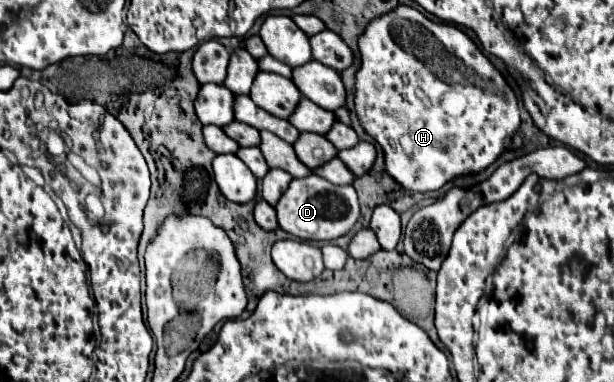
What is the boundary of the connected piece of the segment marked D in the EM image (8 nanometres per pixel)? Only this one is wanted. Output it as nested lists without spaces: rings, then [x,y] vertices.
[[[308,175],[304,179],[292,179],[290,187],[284,191],[276,203],[278,227],[290,235],[310,241],[332,241],[348,233],[360,217],[358,195],[352,185],[332,185],[318,175]]]

